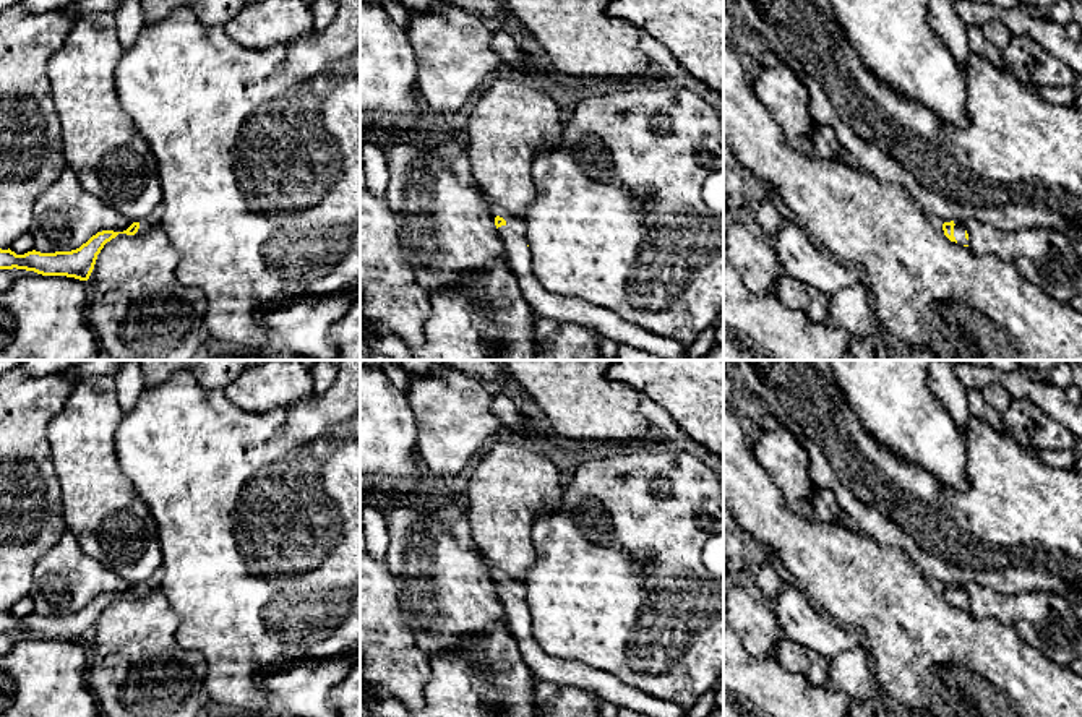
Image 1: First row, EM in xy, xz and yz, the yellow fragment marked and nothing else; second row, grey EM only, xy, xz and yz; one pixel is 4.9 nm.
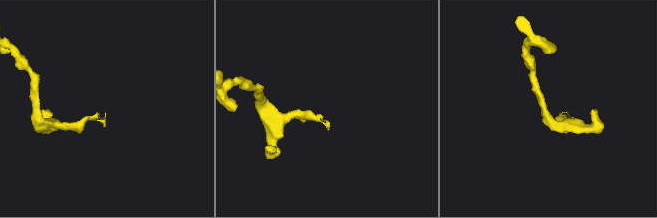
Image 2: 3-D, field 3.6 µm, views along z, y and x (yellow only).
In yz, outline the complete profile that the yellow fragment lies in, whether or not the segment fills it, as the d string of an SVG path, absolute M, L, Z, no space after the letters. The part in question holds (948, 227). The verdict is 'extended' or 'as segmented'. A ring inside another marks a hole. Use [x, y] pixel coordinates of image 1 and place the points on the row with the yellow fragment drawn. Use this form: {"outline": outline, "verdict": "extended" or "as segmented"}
{"outline": "M954 221L942 224L944 235L959 245L968 247L968 234L964 225L955 224Z", "verdict": "extended"}

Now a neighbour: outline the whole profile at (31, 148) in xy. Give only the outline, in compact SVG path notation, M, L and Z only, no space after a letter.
M21 2L0 11L0 248L34 225L34 206L67 167L62 125L54 104L47 63L63 45L75 21L57 11L34 13Z

